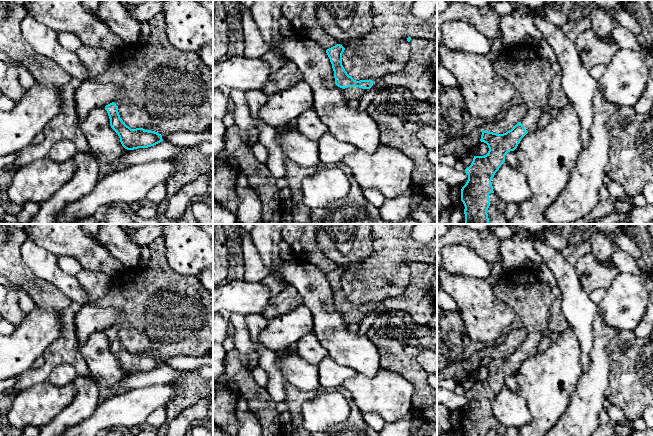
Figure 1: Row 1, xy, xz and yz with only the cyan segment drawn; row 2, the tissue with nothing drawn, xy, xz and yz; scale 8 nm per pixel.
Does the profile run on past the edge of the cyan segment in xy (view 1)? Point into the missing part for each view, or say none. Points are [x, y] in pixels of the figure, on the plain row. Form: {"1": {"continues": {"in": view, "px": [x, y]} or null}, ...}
{"1": {"continues": null}}

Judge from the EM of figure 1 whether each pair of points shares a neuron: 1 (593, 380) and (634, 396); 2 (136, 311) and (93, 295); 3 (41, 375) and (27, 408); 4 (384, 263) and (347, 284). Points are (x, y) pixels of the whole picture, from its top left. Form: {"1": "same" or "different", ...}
{"1": "different", "2": "different", "3": "different", "4": "same"}

